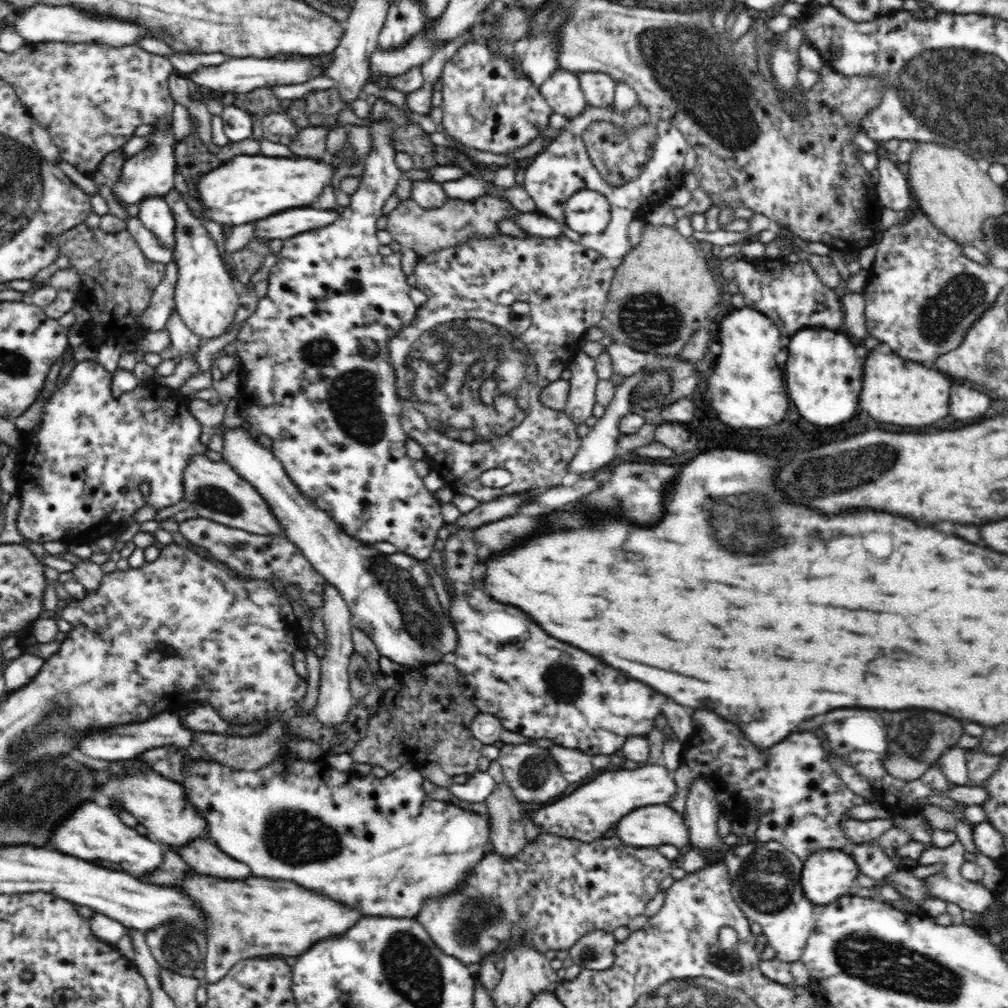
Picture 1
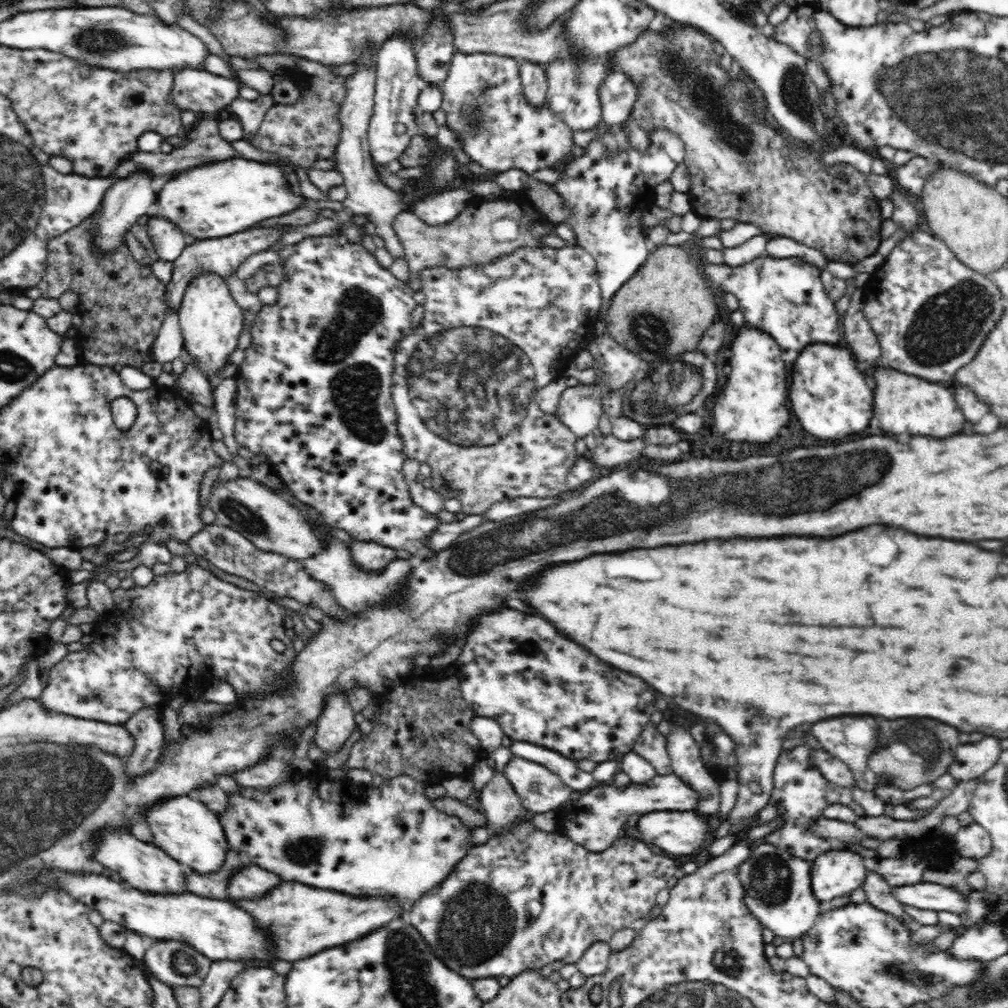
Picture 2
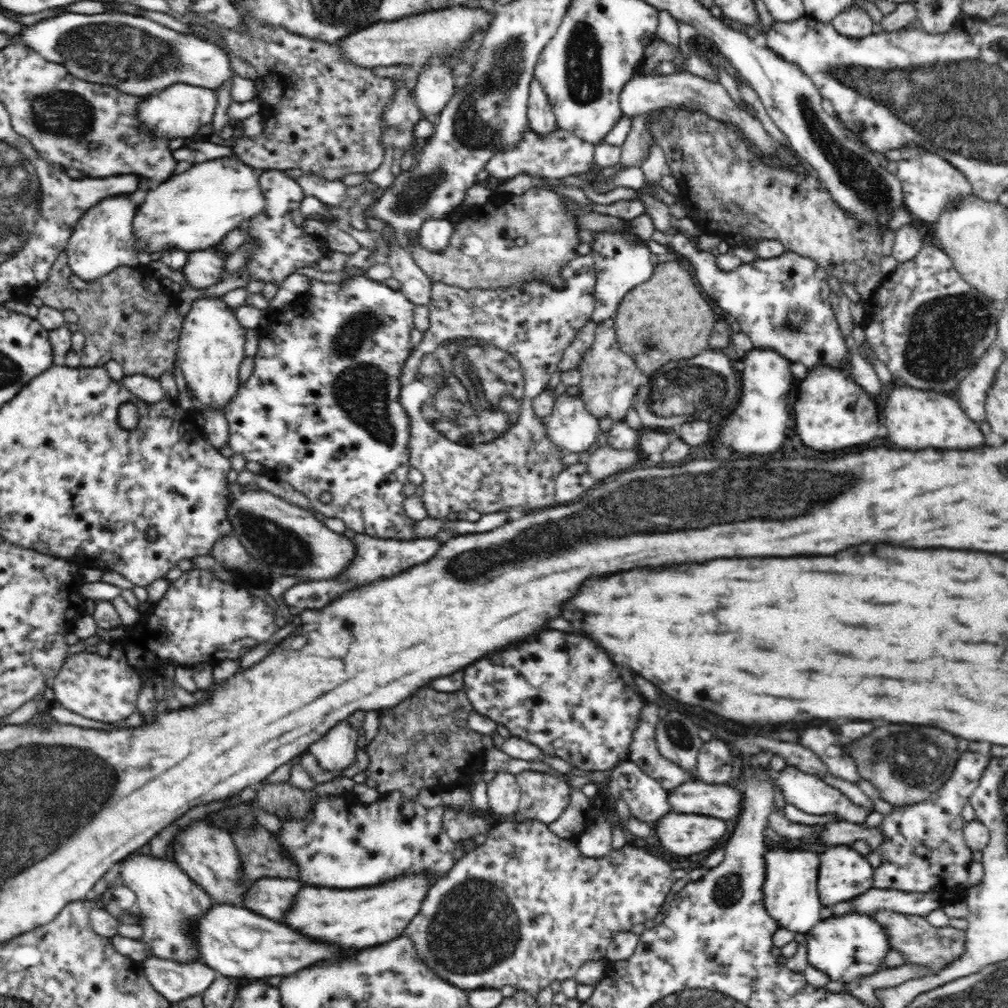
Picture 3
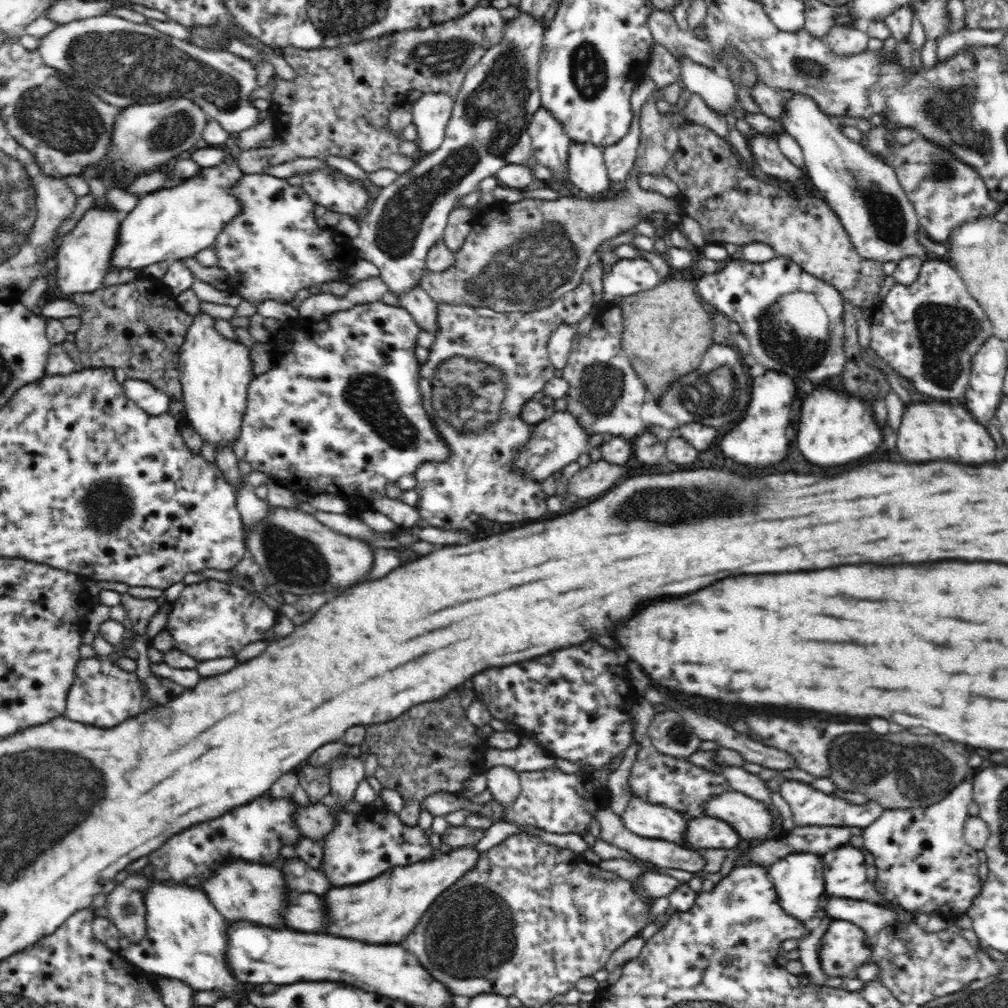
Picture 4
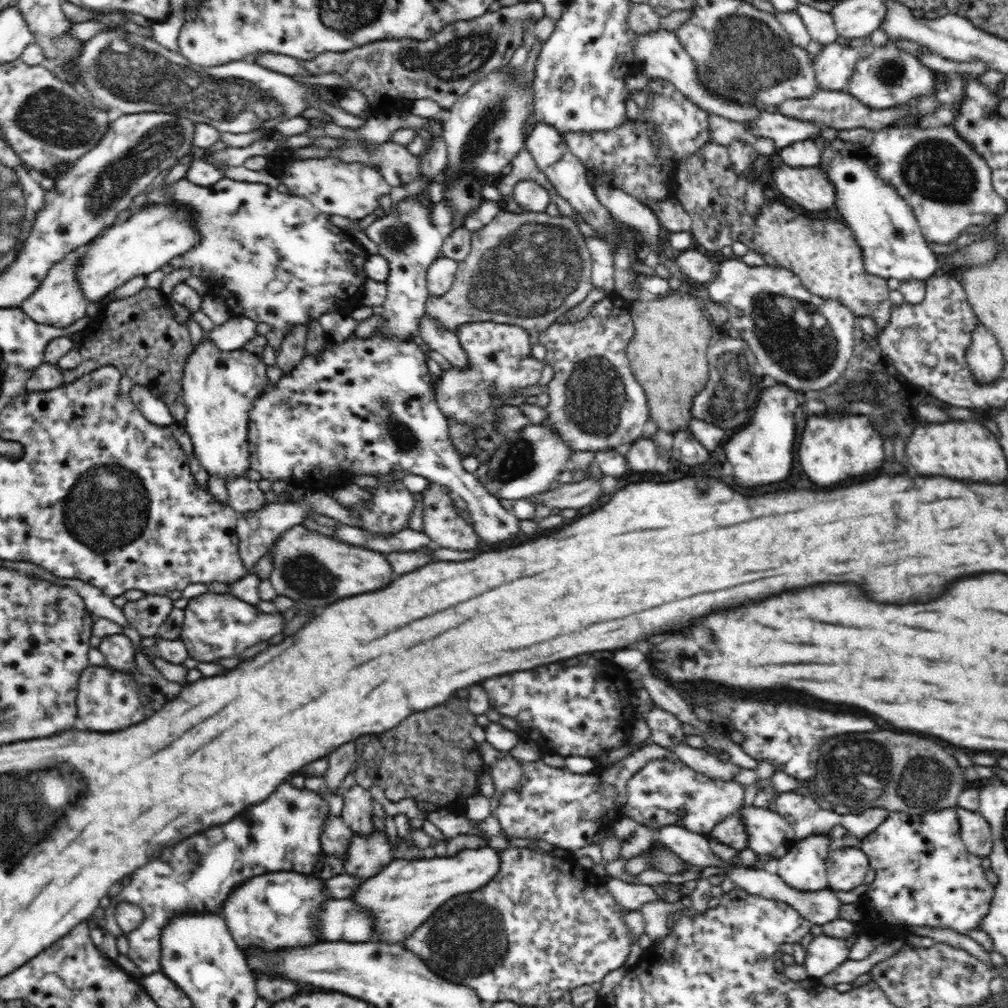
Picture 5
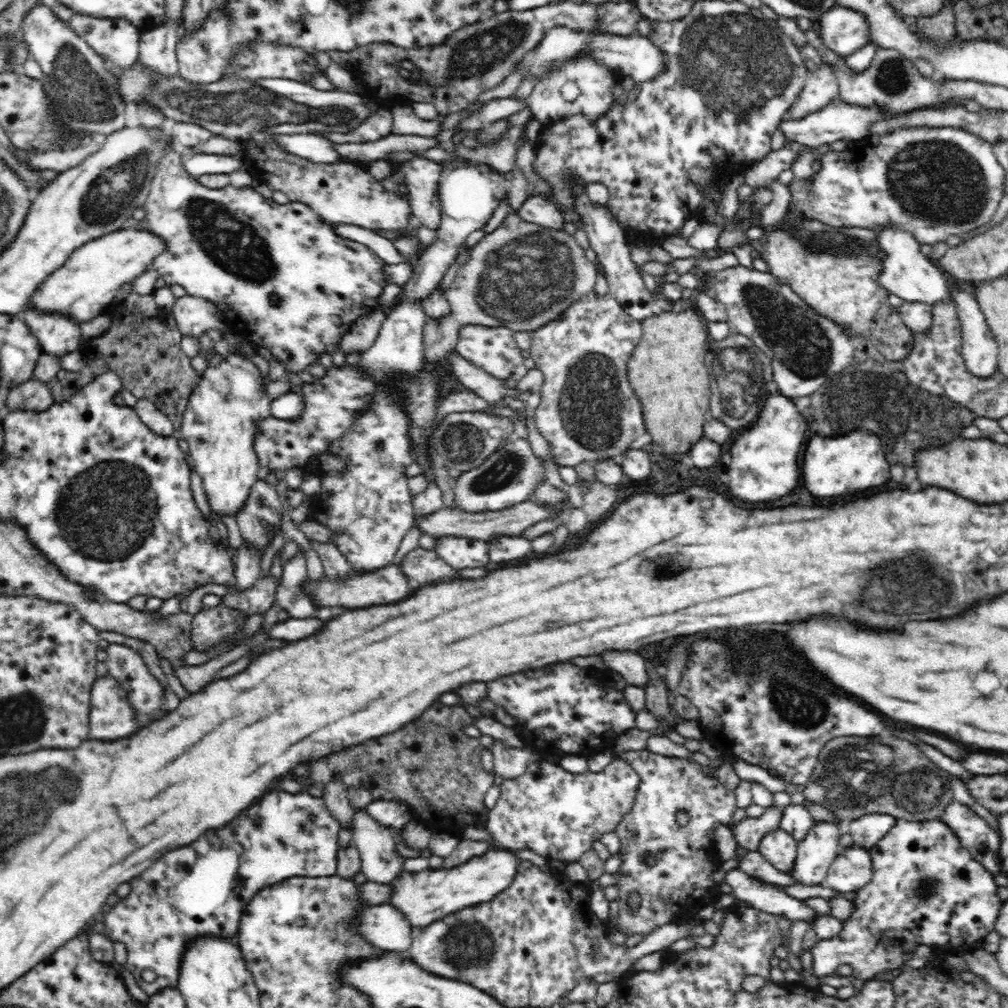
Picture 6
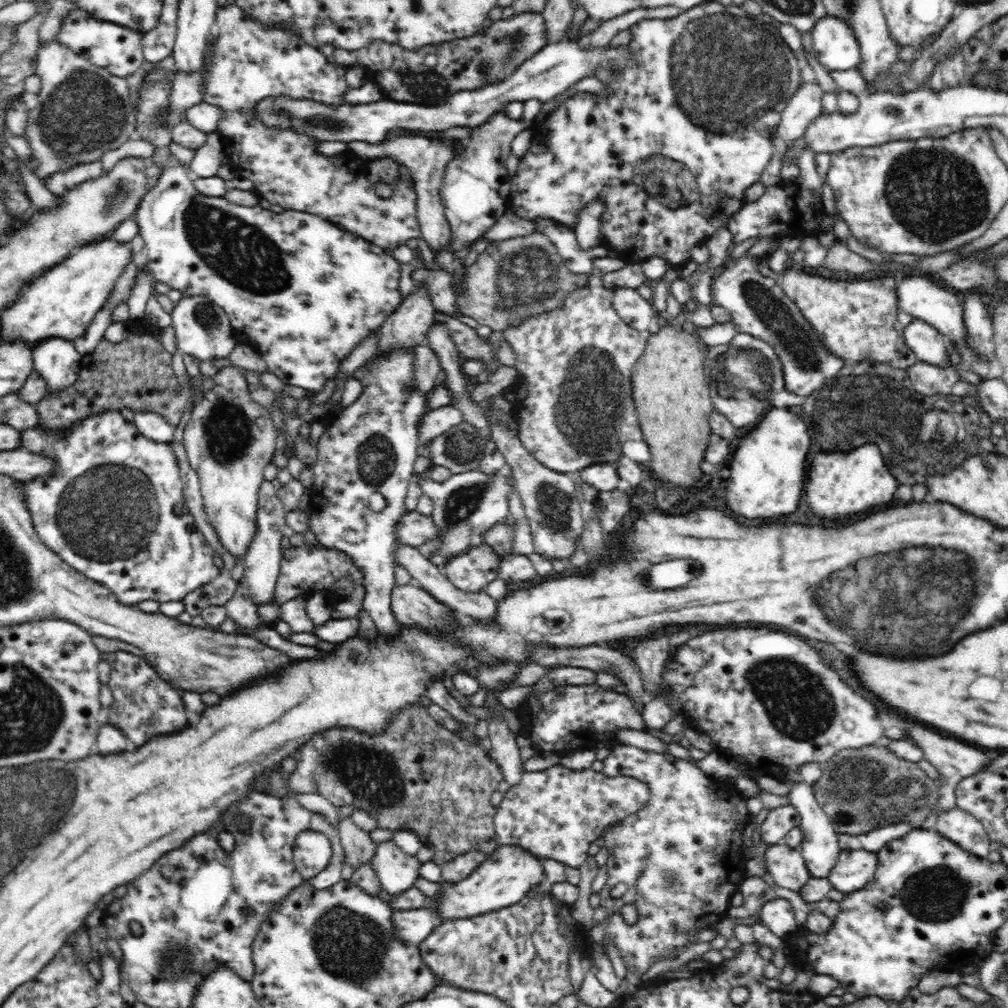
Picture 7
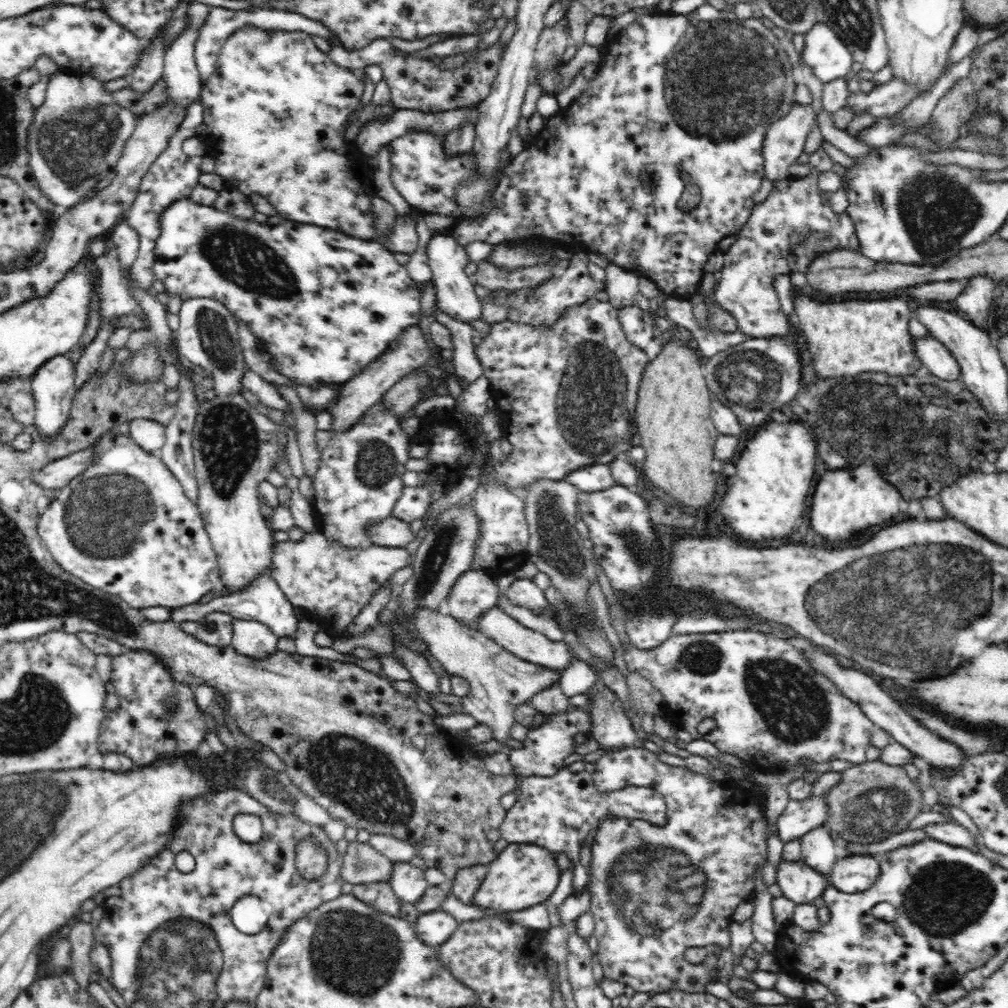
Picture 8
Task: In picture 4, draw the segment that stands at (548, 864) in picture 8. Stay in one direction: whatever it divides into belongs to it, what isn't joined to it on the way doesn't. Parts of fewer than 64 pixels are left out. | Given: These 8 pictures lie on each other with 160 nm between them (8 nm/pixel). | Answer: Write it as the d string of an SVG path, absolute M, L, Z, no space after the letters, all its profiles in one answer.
M474 846L452 849L449 853L406 866L392 867L380 876L349 887L332 887L324 892L330 914L332 936L362 940L368 944L398 944L412 932L430 904L466 872L476 868L481 853Z

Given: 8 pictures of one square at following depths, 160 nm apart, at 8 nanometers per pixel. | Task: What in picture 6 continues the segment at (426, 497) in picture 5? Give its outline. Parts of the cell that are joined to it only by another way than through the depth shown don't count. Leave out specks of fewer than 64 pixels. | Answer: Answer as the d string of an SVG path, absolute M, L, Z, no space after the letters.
M462 536L436 538L435 551L454 570L488 566L488 543Z

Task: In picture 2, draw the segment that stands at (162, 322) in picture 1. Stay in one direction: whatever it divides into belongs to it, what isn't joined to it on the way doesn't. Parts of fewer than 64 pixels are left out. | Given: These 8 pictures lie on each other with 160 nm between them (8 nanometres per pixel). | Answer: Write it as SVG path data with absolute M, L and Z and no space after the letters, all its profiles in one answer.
M266 226L266 228L256 227L243 230L242 232L236 232L230 236L224 236L222 238L212 238L206 240L200 240L191 242L184 247L182 254L174 260L174 270L172 270L172 278L170 282L166 284L167 308L169 312L176 312L182 303L184 294L188 289L188 284L192 278L196 276L202 276L204 272L211 272L217 274L222 278L235 274L238 270L238 266L252 254L262 252L262 250L270 250L271 246L281 237L282 231L277 228L279 226Z

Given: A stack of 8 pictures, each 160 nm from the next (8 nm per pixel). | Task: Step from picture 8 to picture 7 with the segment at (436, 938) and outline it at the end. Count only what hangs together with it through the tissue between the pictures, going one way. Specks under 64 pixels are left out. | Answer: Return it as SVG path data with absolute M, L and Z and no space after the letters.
M426 906L413 910L398 910L393 913L394 933L407 945L419 945L430 936L438 926L443 924L437 912Z

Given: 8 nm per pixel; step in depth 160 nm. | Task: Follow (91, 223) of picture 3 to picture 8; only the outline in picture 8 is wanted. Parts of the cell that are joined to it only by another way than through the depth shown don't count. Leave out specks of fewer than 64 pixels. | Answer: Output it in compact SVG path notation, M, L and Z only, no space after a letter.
M59 355L48 360L37 372L31 376L31 393L35 402L35 417L33 424L36 425L40 437L52 439L58 435L68 423L70 406L75 389L76 365L72 363L71 355Z

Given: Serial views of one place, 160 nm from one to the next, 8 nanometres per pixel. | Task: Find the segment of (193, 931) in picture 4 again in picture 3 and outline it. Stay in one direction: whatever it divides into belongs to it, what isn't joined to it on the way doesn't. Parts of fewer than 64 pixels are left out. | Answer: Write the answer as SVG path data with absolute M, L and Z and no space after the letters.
M130 854L120 862L119 874L123 885L134 891L137 898L138 914L142 918L144 934L141 939L127 938L116 934L110 938L113 947L122 956L142 962L148 956L162 960L192 962L202 961L198 947L194 945L194 935L190 933L201 917L204 917L214 906L214 900L196 884L175 861L167 858L156 858L152 855Z

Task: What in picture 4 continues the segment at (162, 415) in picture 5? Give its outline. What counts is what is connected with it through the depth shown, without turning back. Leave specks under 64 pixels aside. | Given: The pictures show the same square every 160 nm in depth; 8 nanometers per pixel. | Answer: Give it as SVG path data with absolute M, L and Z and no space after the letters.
M128 378L123 382L123 387L128 398L150 416L160 416L160 414L168 412L171 398L152 383Z

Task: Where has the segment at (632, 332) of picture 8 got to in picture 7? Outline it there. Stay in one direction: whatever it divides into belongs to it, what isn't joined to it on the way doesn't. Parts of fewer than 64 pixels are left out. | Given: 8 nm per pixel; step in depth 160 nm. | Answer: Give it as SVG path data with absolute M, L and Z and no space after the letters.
M617 287L613 292L613 308L620 319L628 327L647 335L647 331L656 317L656 310L652 301L646 301L634 288Z

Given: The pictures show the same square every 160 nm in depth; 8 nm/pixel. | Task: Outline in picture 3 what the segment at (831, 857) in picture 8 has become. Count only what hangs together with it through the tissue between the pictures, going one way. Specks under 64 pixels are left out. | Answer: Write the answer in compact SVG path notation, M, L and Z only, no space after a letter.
M769 845L764 860L766 880L762 886L762 903L767 914L780 925L780 928L786 928L796 934L810 932L815 924L821 922L820 910L823 908L819 901L819 892L816 890L820 866L816 852L799 849L787 851Z

